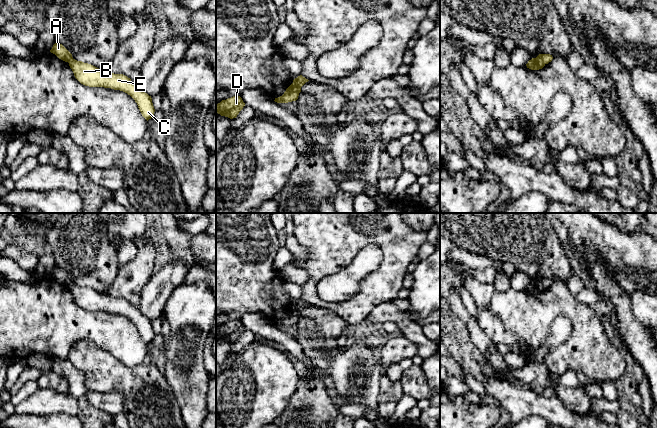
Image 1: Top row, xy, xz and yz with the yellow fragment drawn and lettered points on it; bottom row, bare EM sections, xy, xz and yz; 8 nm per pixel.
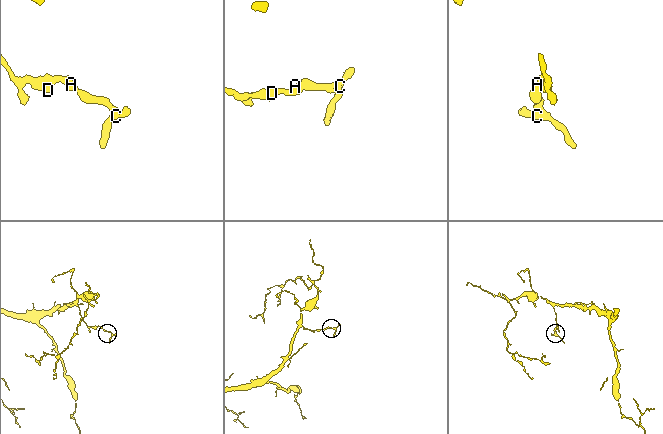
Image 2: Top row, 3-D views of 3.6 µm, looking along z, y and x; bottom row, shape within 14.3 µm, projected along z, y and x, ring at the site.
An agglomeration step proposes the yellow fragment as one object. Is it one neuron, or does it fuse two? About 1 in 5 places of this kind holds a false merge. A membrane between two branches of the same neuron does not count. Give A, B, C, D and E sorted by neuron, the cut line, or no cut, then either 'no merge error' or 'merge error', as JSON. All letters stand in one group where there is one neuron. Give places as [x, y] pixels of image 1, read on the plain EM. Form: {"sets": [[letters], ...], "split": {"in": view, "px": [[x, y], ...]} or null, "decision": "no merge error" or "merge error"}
{"sets": [["A", "D"], ["B", "C", "E"]], "split": {"in": "xz", "px": [[292, 307], [298, 317]]}, "decision": "merge error"}

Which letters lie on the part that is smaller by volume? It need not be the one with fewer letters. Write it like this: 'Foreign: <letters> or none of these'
Foreign: B, C, E

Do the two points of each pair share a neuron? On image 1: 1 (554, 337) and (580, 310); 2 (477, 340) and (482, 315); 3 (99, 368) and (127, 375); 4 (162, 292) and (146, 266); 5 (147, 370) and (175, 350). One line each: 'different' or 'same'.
1: different
2: different
3: same
4: different
5: different

